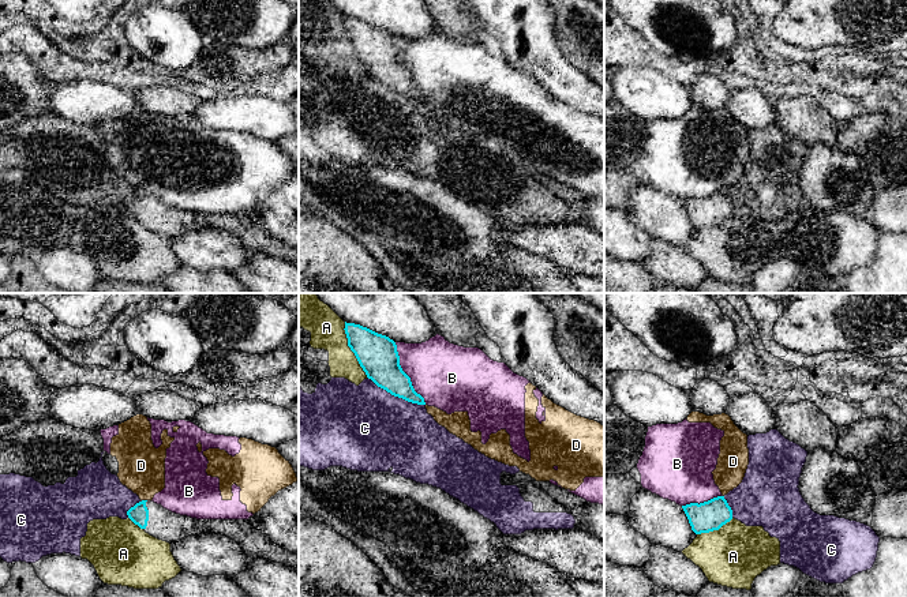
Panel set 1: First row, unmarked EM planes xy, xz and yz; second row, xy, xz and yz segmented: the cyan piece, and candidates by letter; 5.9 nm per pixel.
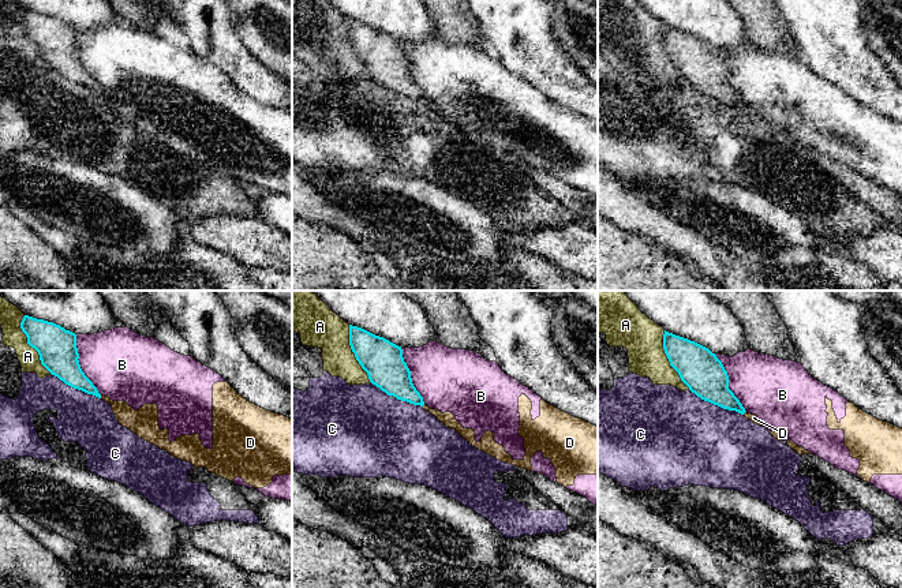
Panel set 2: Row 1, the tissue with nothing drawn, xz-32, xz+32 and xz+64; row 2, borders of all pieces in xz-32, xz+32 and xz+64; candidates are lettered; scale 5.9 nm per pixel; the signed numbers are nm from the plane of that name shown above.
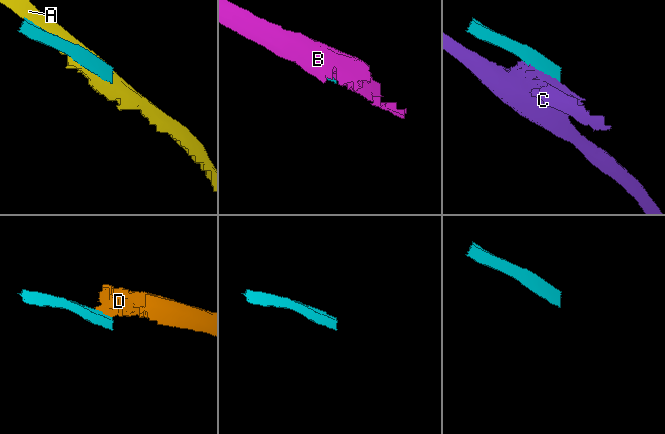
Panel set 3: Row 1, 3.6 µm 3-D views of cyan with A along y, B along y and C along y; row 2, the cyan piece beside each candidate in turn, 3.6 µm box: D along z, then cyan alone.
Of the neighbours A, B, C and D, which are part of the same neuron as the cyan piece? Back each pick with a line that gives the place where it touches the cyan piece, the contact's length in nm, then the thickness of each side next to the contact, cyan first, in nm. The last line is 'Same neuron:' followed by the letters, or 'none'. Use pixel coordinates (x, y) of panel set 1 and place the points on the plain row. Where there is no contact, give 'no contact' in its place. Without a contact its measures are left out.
Same neuron: none

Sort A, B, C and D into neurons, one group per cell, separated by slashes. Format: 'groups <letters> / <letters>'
groups A / B D / C

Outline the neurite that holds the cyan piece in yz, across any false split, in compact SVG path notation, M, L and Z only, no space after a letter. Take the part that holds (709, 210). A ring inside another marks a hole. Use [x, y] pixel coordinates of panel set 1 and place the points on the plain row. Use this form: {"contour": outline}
{"contour": "M717 191L700 199L690 198L682 200L682 203L696 229L719 225L732 214L732 204L724 191Z"}

